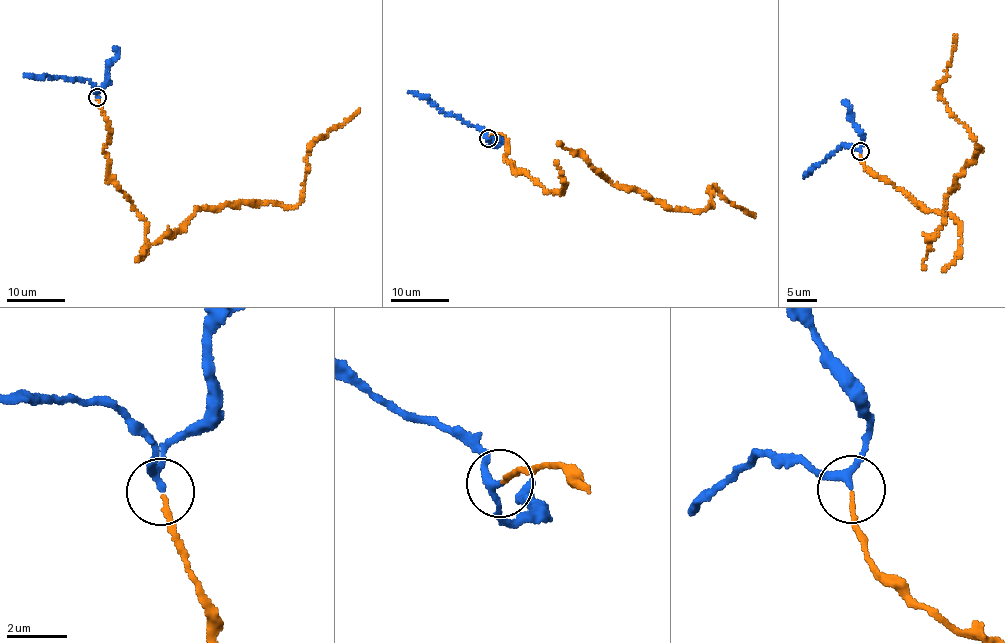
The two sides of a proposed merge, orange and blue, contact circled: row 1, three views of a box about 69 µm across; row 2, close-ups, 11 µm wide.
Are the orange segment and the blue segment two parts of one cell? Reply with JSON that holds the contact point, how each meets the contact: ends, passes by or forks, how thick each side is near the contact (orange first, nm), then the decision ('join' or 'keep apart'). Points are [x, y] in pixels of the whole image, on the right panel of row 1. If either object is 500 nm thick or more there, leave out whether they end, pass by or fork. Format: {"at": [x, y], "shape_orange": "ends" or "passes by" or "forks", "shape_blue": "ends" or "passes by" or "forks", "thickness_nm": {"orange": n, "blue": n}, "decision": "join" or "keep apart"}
{"at": [860, 151], "shape_orange": "ends", "shape_blue": "passes by", "thickness_nm": {"orange": 150, "blue": 220}, "decision": "join"}

